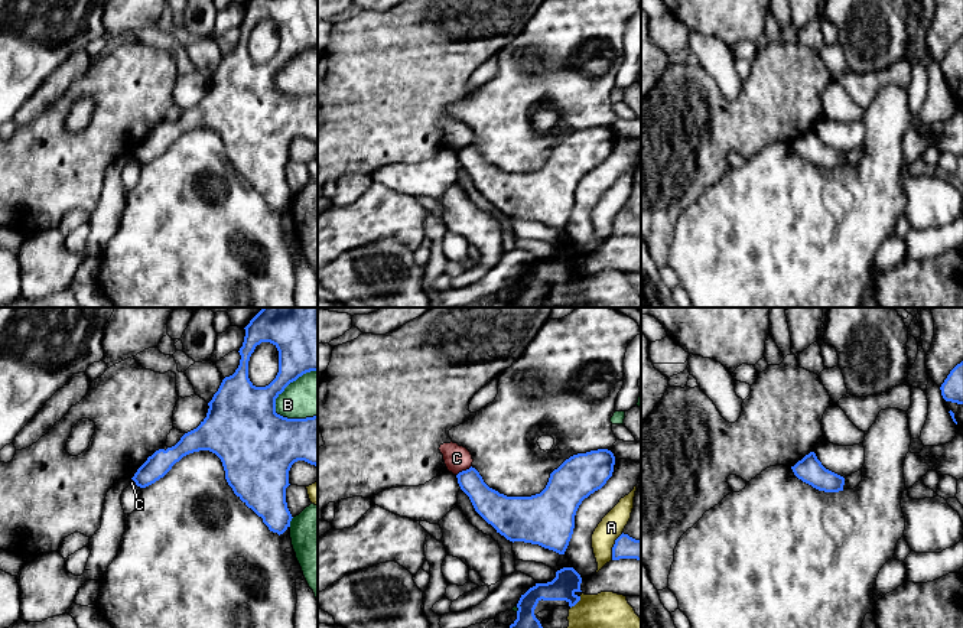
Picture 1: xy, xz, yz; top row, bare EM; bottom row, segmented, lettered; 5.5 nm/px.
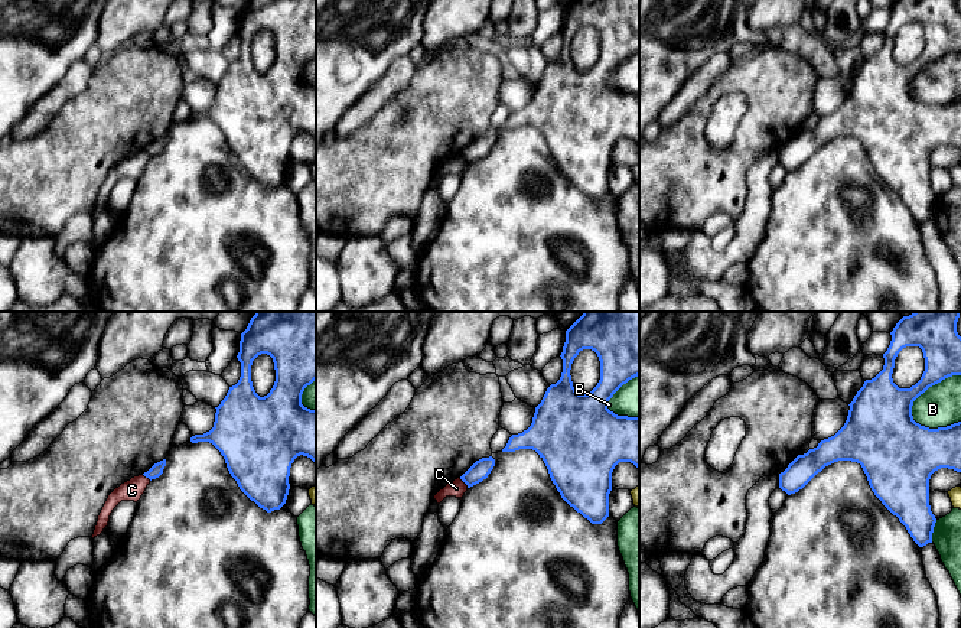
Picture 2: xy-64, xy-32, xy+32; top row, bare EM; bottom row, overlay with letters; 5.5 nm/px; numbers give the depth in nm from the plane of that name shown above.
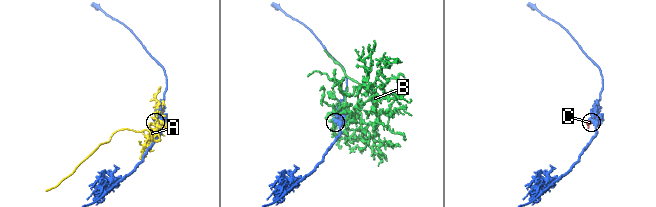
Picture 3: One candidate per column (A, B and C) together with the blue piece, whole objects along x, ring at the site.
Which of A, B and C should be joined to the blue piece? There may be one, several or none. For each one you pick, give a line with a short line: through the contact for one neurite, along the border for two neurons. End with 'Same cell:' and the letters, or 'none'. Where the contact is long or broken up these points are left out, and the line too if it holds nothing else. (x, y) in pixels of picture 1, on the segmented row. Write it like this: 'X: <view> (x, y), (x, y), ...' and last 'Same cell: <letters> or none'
Same cell: none

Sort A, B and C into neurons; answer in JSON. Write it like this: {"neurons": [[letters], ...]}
{"neurons": [["A", "C"], ["B"]]}

